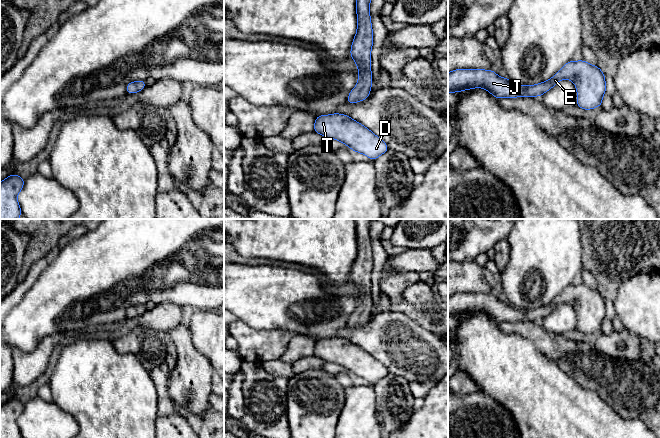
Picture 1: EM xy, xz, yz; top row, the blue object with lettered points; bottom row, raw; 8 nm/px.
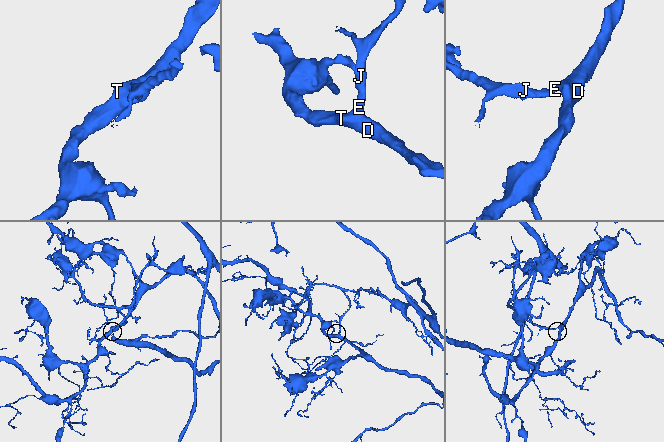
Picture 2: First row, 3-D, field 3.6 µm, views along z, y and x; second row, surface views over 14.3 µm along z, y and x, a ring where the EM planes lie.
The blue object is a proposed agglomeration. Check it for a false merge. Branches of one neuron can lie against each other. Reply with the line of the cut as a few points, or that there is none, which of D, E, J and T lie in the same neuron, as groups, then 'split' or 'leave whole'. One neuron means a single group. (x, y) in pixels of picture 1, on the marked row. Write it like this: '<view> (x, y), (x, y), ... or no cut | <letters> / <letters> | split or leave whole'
no cut | D E J T | leave whole

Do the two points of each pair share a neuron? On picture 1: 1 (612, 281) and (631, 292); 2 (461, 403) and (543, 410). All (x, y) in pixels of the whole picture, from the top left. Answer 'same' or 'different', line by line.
1: different
2: different

